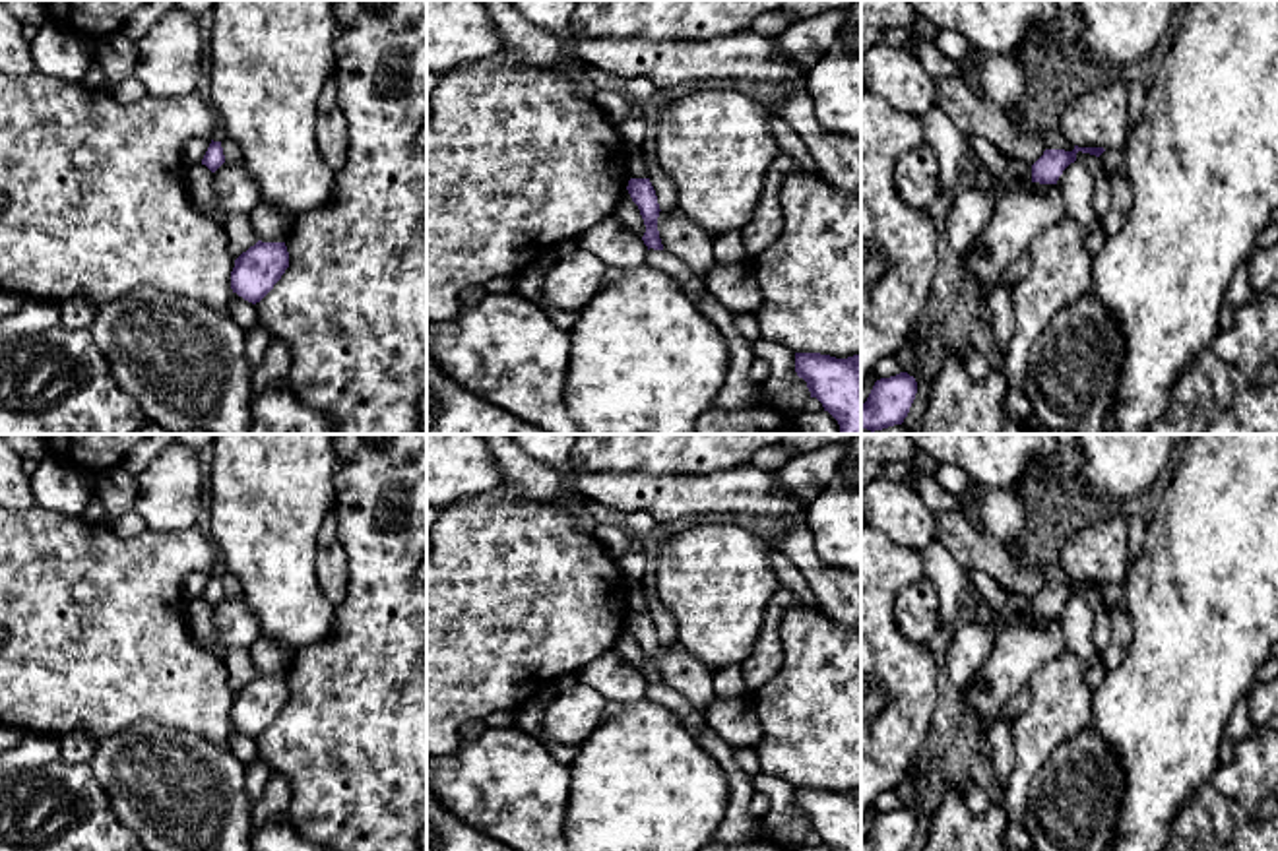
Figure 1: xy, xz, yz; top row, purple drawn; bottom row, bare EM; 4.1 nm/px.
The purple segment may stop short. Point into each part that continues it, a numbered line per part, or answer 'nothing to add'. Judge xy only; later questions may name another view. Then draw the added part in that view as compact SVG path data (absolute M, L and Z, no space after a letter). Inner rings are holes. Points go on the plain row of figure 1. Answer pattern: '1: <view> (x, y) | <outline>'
nothing to add

